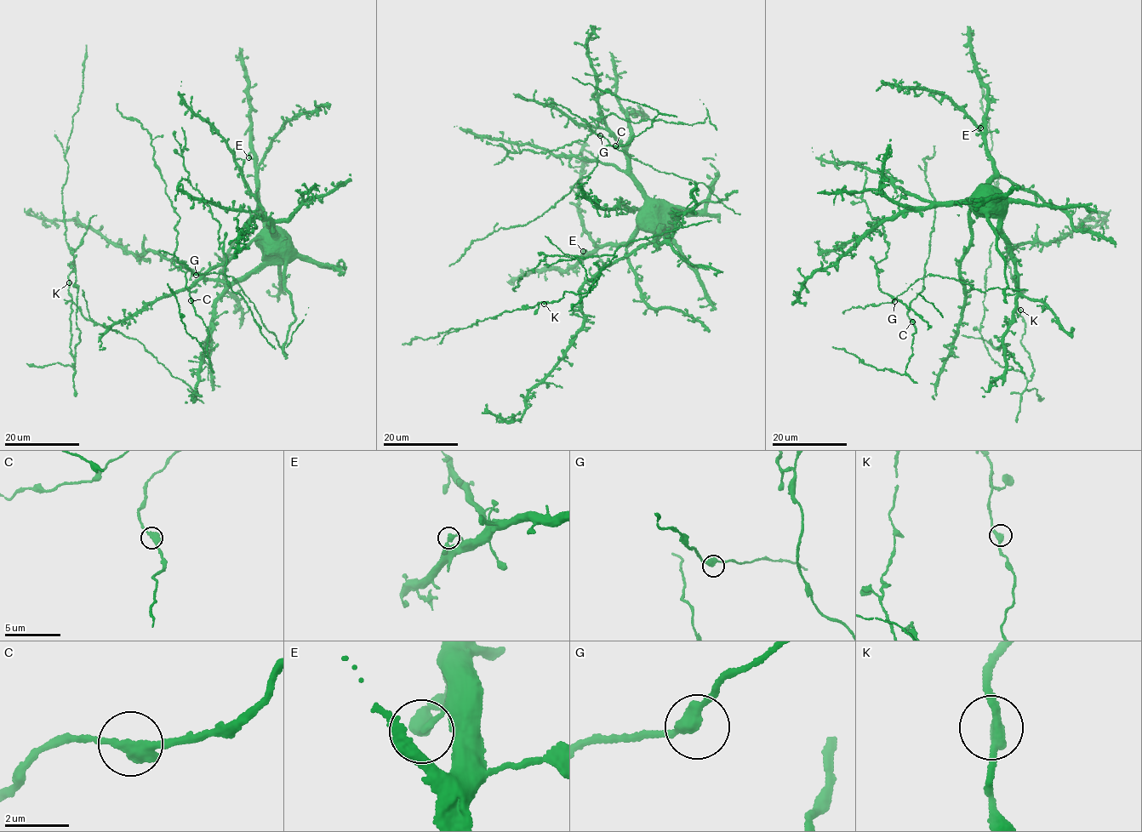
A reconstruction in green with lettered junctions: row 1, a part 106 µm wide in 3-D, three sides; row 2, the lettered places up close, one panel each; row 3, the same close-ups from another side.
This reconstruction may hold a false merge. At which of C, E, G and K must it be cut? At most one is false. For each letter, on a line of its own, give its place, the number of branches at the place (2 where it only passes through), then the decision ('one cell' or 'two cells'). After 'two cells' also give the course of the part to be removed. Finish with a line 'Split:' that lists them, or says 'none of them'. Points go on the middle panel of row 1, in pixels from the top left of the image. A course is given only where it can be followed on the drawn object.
C: place (615, 145); branches 2; one cell
E: place (583, 251); branches 2; one cell
G: place (600, 135); branches 2; one cell
K: place (544, 304); branches 2; one cell
Split: none of them

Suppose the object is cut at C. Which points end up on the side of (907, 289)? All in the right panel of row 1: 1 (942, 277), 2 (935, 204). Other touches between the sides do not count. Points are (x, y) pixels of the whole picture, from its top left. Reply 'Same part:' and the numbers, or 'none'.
Same part: 1, 2

